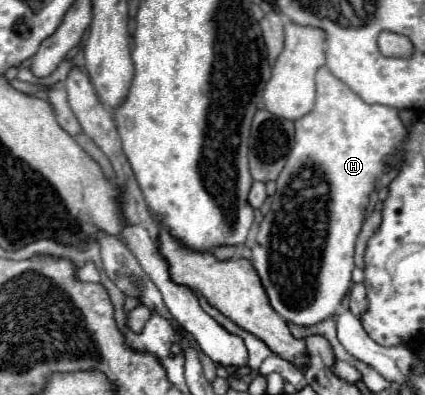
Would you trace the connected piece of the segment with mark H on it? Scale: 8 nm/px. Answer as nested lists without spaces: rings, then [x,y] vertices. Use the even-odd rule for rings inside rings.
[[[325,66],[317,70],[315,108],[301,120],[295,120],[295,146],[277,178],[277,192],[271,198],[271,210],[261,220],[251,248],[251,264],[261,278],[269,304],[281,318],[295,326],[309,328],[335,316],[343,296],[353,284],[351,272],[355,268],[355,240],[365,220],[369,194],[389,168],[383,160],[387,156],[397,158],[407,136],[409,132],[405,130],[397,108],[367,104]]]

